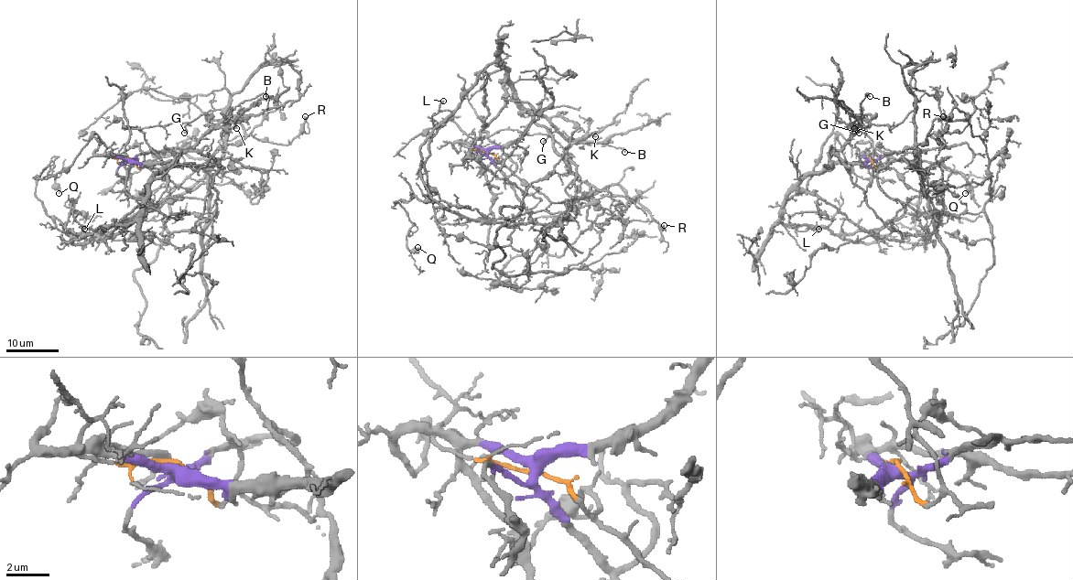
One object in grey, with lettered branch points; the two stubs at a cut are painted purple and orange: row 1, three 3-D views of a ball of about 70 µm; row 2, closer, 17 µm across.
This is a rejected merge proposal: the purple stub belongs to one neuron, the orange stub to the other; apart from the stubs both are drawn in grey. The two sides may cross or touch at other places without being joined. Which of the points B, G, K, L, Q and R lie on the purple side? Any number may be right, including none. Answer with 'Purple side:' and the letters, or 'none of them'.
Purple side: B, K, L

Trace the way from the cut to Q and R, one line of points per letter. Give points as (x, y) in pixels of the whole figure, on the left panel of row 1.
Q: (128, 159), (190, 190), (205, 183), (206, 198), (92, 236), (45, 213), (36, 180), (52, 162), (59, 193)
R: (128, 159), (192, 190), (229, 144), (249, 135), (287, 144), (306, 117)

